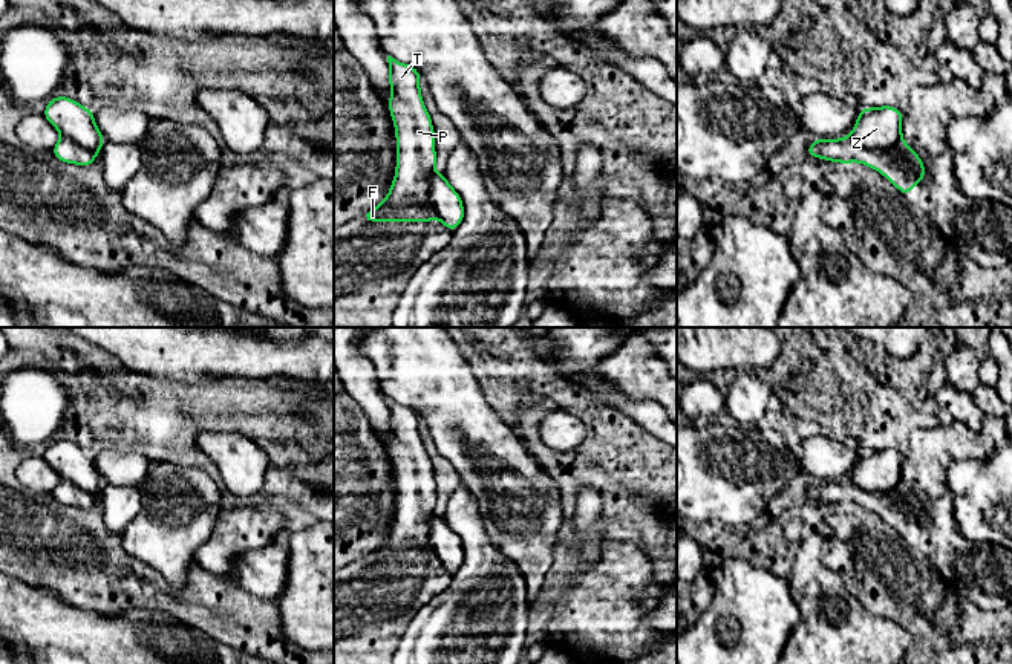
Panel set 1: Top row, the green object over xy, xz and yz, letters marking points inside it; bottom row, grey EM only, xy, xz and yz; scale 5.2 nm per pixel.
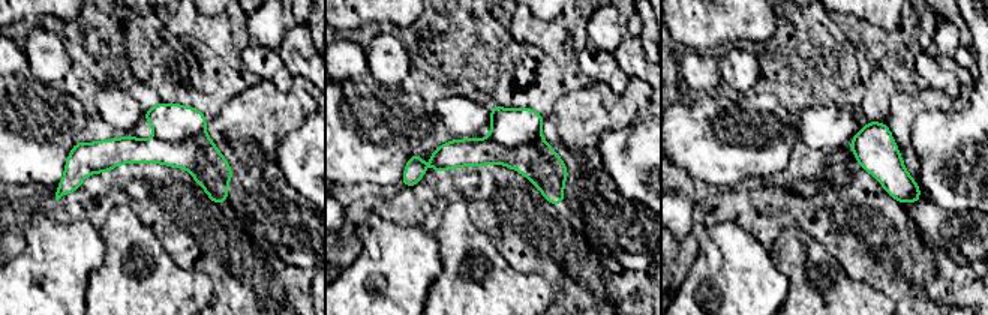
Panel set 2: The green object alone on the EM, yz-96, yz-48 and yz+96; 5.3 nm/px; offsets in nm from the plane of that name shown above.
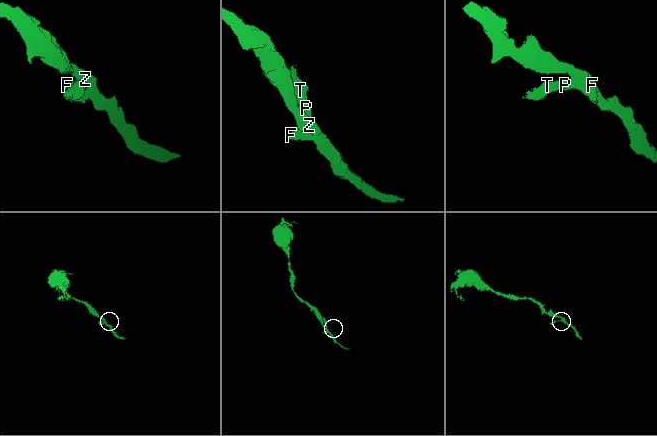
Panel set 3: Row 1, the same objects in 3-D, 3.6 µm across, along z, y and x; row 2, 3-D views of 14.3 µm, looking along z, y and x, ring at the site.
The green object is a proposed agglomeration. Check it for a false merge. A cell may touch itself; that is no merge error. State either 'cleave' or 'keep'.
cleave

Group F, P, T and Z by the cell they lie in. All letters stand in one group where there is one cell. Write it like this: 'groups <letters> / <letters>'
groups F P T / Z

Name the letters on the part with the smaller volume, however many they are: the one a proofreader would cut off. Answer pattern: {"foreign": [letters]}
{"foreign": ["F", "P", "T"]}

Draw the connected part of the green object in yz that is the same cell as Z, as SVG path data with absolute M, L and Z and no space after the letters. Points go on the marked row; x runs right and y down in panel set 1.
M893 106L860 109L851 138L865 148L891 150L902 139L903 113Z

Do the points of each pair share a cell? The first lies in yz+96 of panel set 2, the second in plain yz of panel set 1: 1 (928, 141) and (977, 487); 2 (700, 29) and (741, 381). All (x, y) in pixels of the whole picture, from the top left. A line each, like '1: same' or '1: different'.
1: same
2: different

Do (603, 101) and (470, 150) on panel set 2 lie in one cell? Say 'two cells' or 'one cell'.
one cell

